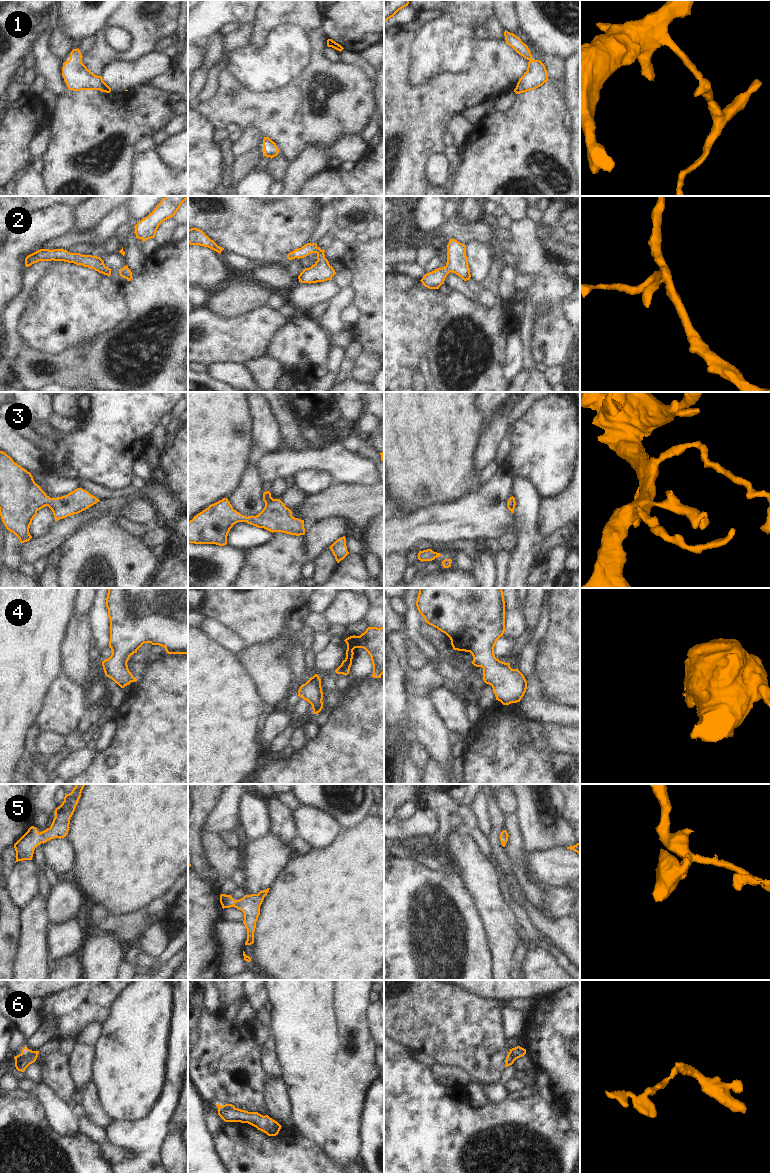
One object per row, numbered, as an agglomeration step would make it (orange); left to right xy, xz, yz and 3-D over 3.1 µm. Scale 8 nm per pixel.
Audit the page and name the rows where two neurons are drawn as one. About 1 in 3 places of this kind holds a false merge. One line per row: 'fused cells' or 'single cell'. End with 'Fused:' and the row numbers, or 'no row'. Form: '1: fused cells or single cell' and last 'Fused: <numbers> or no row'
1: single cell
2: single cell
3: single cell
4: single cell
5: single cell
6: single cell
Fused: no row

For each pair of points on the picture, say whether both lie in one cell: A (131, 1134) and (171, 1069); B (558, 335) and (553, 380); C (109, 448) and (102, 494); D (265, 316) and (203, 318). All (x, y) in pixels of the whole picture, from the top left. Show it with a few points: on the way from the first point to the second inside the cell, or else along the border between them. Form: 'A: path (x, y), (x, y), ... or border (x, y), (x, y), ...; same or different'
A: path (149, 1123), (165, 1106), (171, 1092), (171, 1087); same
B: border (562, 366), (550, 366), (547, 368); different
C: border (81, 479), (87, 479), (112, 491), (127, 488); different
D: path (250, 326), (218, 326); same

